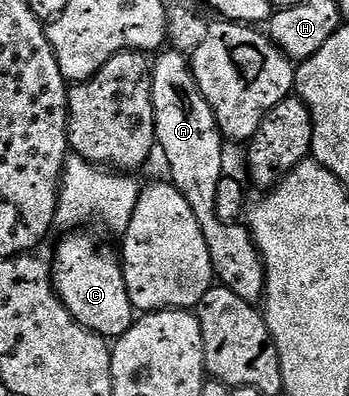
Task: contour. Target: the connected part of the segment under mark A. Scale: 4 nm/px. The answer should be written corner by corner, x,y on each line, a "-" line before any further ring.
165,49
152,60
153,80
151,81
151,105
155,113
155,133
157,134
157,147
159,155
169,162
168,182
172,183
183,197
187,197
187,205
191,205
191,213
195,213
195,221
203,229
203,241
207,241
207,253
211,253
211,265
216,282
222,287
231,289
235,297
257,305
265,297
265,259
257,248
253,239
253,232
248,226
241,223
228,223
219,221
215,213
215,196
219,190
219,181
226,178
225,171
225,146
226,140
217,124
215,113
211,105
203,97
199,85
193,76
193,69
186,52
176,49

